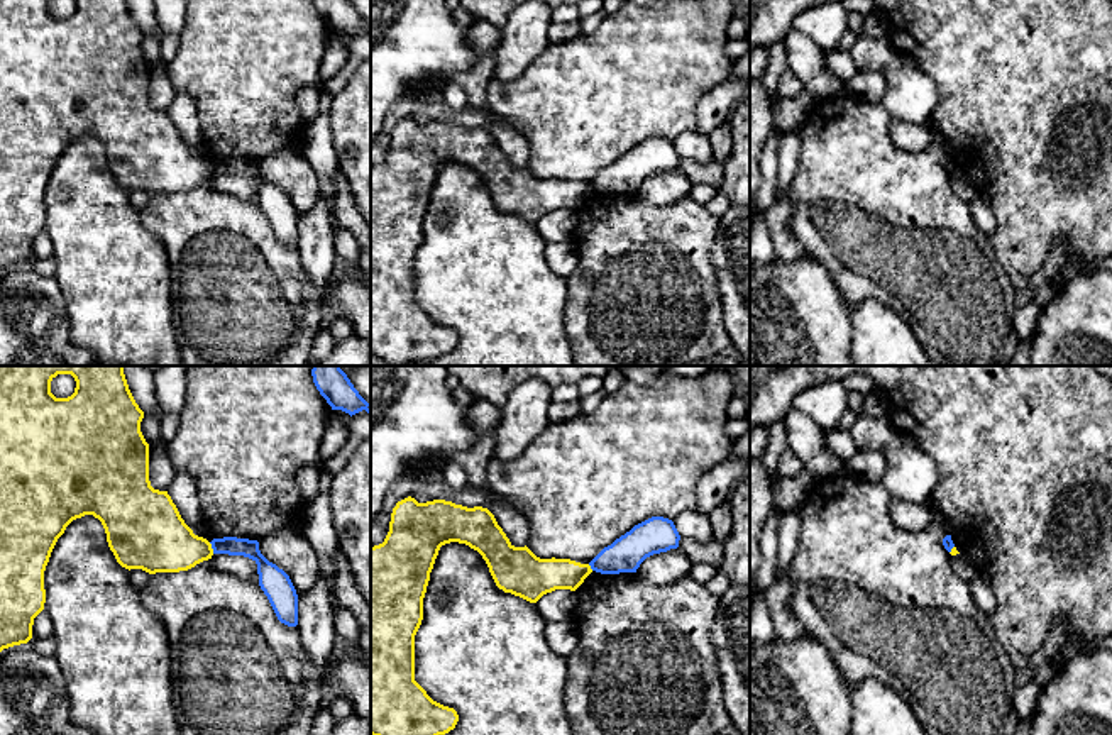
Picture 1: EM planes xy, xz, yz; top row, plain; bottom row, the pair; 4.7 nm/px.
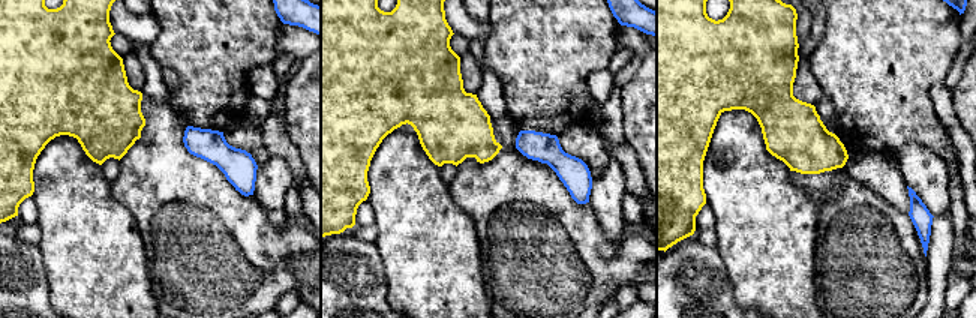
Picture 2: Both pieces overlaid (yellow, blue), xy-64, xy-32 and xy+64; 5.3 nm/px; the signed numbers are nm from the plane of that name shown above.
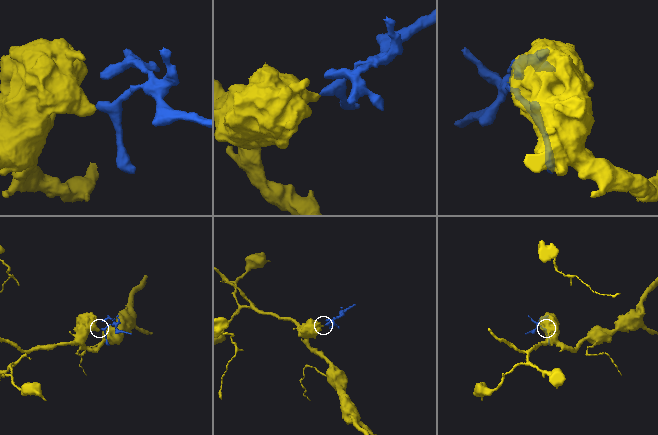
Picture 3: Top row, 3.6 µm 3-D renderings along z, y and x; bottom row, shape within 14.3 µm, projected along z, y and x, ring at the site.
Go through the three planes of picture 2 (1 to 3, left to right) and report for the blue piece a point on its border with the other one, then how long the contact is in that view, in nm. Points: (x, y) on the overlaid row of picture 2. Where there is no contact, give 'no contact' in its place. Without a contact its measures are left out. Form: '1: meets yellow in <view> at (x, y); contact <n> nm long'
1: no contact
2: no contact
3: no contact

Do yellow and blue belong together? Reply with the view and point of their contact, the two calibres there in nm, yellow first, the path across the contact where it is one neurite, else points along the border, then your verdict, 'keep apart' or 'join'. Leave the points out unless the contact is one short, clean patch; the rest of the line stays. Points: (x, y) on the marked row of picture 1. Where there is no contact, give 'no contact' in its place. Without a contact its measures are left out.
meets yellow in xy at (210, 547); 300 nm thick on the yellow side, 90 nm on the other; border along xy (209, 542), (214, 552); keep apart

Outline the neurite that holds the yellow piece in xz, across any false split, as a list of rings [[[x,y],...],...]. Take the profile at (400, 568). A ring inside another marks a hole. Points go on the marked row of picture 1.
[[[445,500],[396,503],[383,544],[371,547],[371,735],[445,735],[455,728],[454,708],[433,701],[415,681],[415,635],[423,620],[423,598],[442,545],[459,542],[477,550],[499,589],[537,603],[555,589],[575,591],[592,572],[570,559],[540,559],[526,545],[515,547],[494,515]]]

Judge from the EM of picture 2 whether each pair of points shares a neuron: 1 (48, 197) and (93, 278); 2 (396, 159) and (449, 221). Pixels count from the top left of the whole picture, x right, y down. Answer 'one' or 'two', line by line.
1: one
2: one

